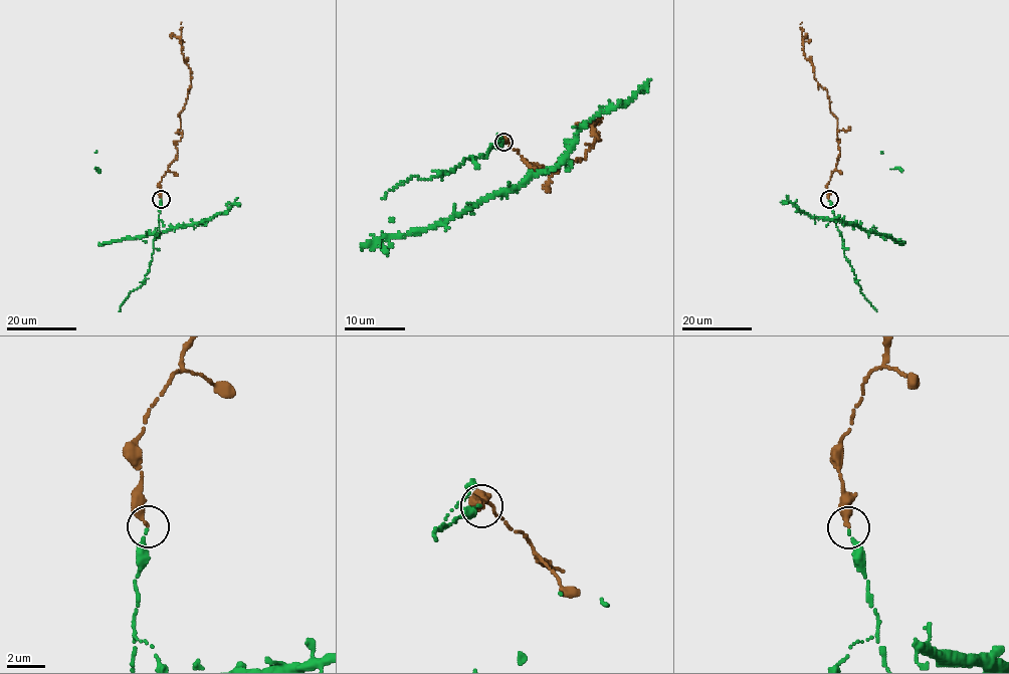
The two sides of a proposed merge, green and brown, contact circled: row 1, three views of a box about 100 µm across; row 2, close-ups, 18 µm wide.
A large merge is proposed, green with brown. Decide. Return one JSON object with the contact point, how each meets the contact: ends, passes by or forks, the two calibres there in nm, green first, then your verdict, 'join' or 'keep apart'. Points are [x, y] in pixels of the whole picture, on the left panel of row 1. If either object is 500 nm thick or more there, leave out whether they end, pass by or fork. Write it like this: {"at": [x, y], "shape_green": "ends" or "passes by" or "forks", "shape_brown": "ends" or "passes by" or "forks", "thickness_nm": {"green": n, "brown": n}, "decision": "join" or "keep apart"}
{"at": [161, 199], "shape_green": "ends", "shape_brown": "ends", "thickness_nm": {"green": 200, "brown": 280}, "decision": "join"}

